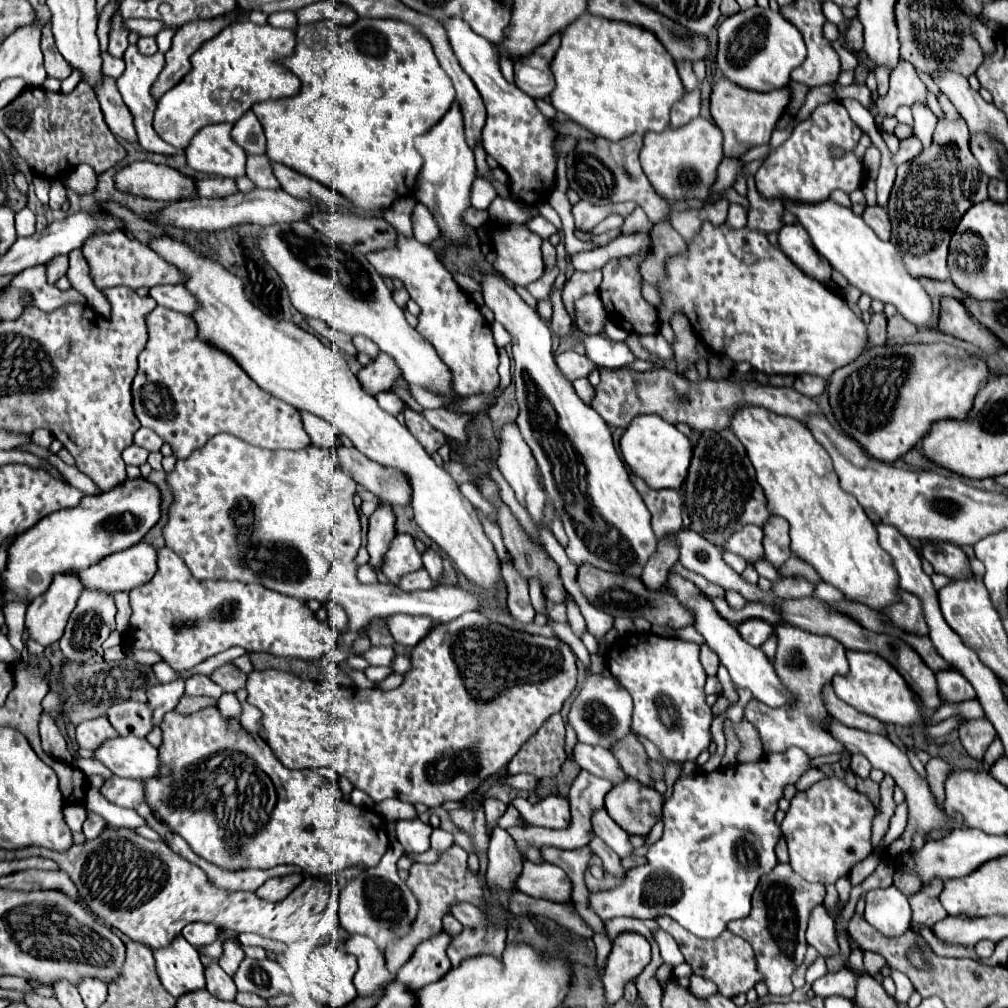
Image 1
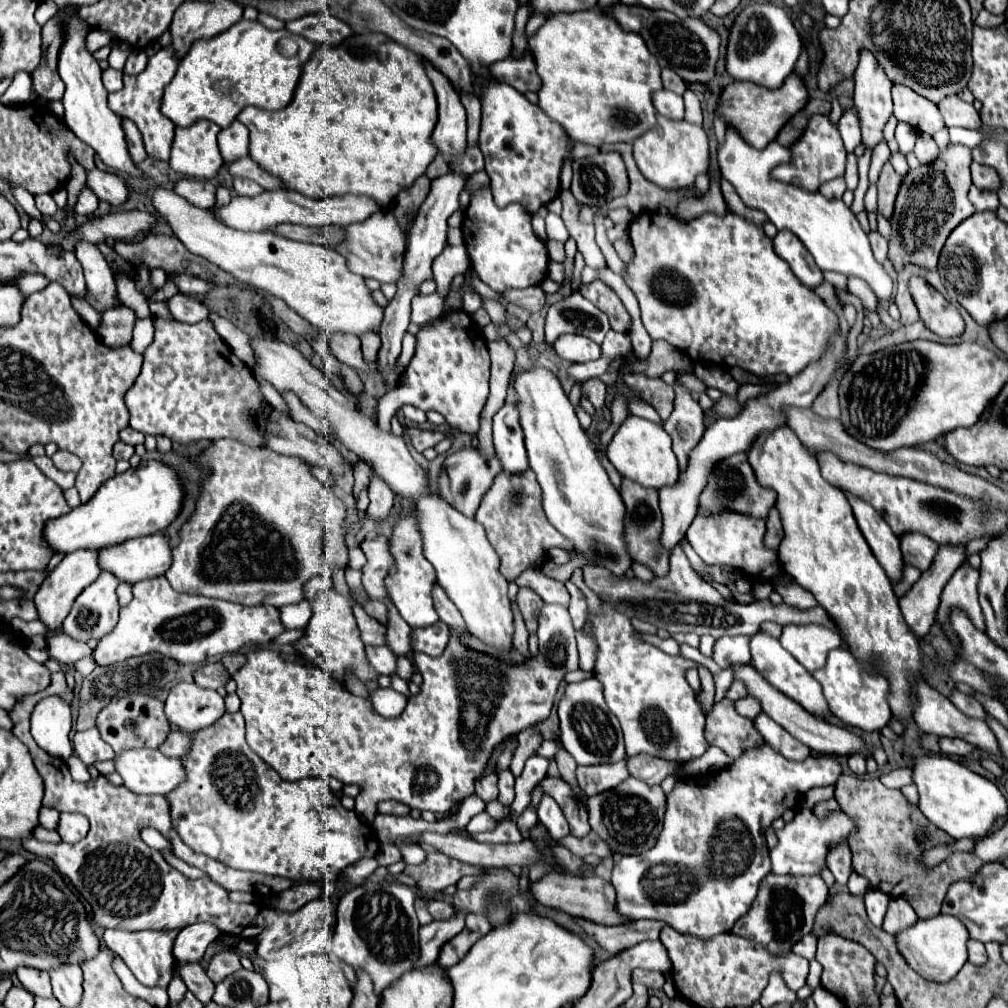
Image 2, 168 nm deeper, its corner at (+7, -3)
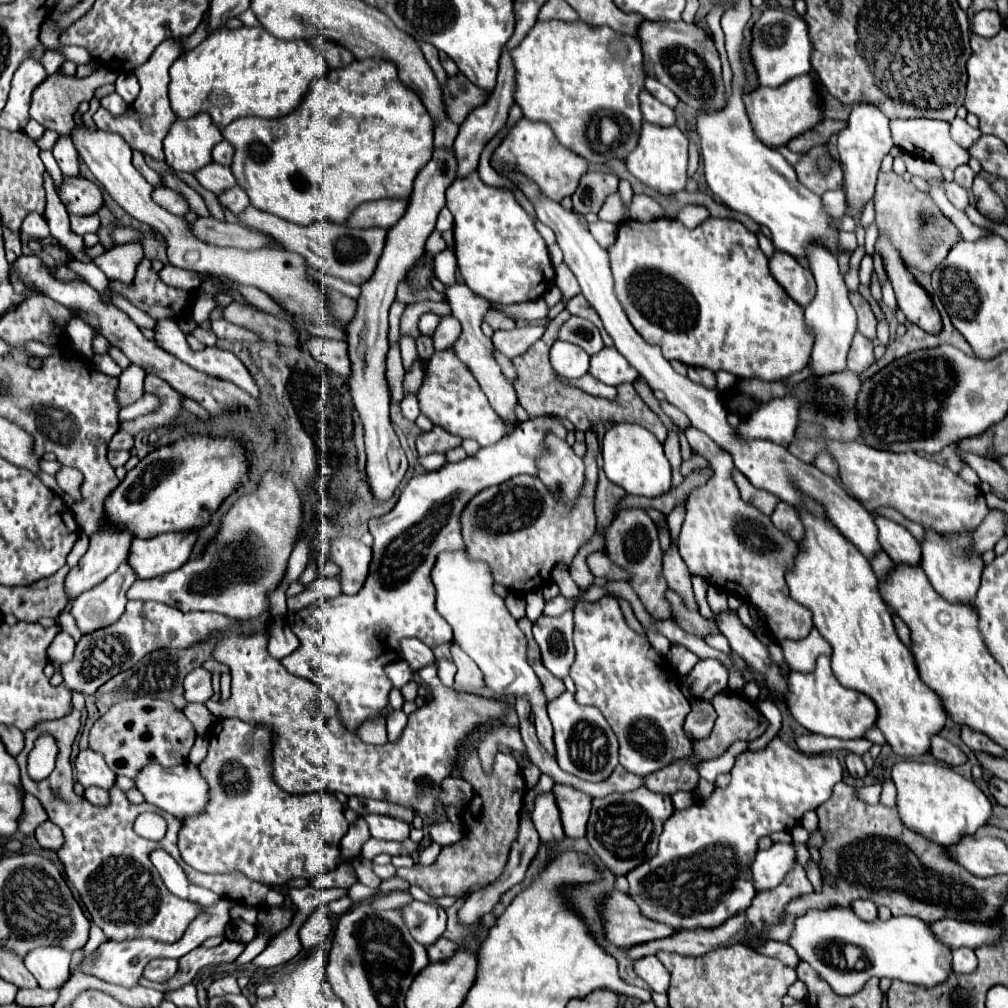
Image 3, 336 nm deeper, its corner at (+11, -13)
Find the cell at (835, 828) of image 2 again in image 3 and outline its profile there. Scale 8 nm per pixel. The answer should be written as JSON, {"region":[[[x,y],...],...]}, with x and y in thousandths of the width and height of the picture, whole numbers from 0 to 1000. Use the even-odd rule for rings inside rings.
{"region":[[[767,836],[763,844],[753,844],[745,860],[749,882],[755,884],[775,878],[775,874],[787,862],[789,854],[791,844],[787,836]]]}

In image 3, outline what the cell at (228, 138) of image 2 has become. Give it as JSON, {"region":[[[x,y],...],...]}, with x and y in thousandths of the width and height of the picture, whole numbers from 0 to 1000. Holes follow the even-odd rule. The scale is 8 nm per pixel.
{"region":[[[219,140],[213,148],[211,148],[211,160],[213,162],[219,162],[219,164],[229,164],[231,160],[231,154],[233,154],[233,146],[227,142],[227,140]]]}

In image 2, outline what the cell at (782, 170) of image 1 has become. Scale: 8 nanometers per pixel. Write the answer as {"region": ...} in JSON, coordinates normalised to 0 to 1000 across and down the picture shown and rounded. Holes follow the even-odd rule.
{"region":[[[807,114],[797,136],[785,146],[787,160],[783,164],[773,164],[767,170],[767,176],[779,182],[795,182],[803,189],[811,189],[814,182],[834,176],[838,172],[838,146],[832,134],[832,128],[824,124],[820,114]]]}

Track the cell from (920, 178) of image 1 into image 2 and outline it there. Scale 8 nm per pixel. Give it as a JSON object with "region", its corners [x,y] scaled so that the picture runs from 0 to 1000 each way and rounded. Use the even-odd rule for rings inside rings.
{"region":[[[941,144],[932,152],[932,158],[924,164],[914,164],[904,168],[894,182],[888,211],[886,211],[886,235],[882,241],[882,257],[892,269],[900,261],[914,263],[918,267],[928,267],[932,249],[938,243],[943,229],[967,211],[967,205],[959,197],[963,186],[963,148],[955,144]]]}

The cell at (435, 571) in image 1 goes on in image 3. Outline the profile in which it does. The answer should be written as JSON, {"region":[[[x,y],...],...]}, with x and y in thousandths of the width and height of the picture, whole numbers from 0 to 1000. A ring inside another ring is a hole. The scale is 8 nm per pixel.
{"region":[[[447,636],[447,652],[449,658],[453,660],[451,684],[461,688],[473,688],[475,682],[479,680],[479,668],[473,664],[471,656],[467,656],[461,646],[457,646],[453,636]]]}

